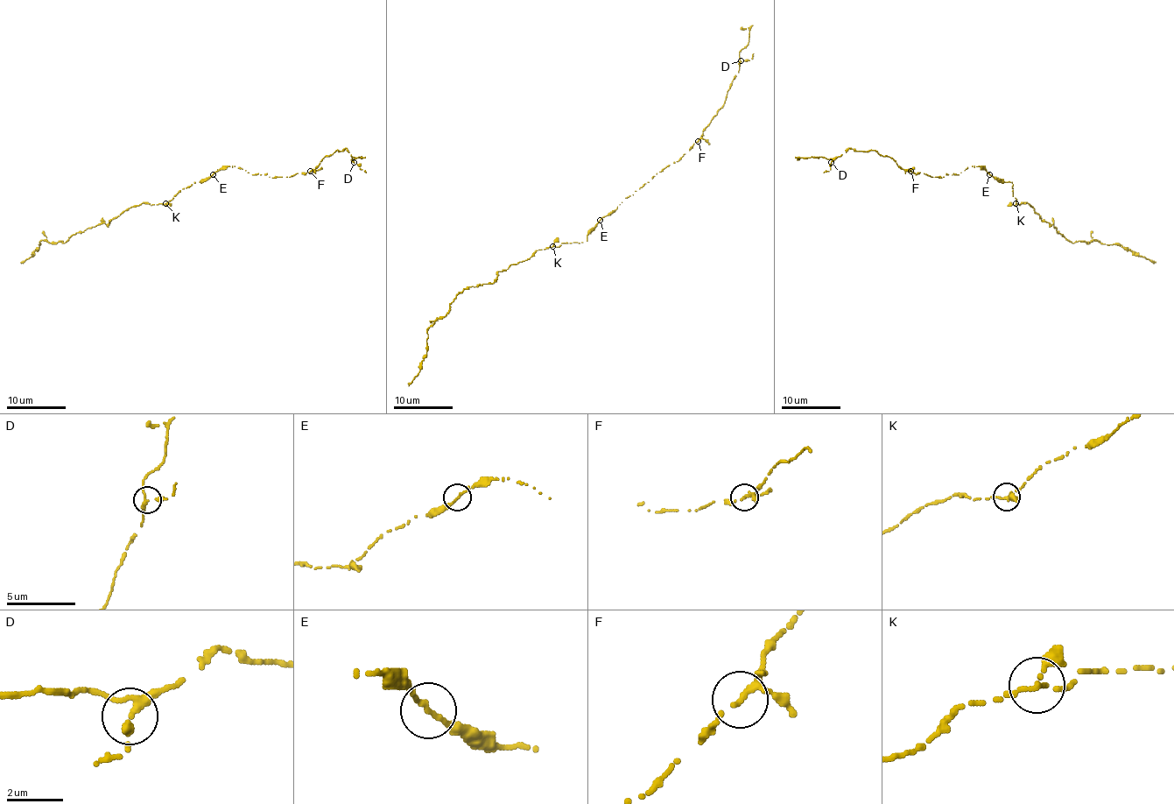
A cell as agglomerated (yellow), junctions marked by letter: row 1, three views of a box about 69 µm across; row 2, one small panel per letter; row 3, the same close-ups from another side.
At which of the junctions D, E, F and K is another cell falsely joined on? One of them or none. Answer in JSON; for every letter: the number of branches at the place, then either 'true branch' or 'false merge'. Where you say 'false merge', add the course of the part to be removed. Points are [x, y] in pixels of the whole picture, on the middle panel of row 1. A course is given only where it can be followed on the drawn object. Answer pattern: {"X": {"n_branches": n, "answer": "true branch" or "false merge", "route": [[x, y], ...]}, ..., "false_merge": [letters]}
{"D": {"n_branches": 3, "answer": "true branch"}, "E": {"n_branches": 2, "answer": "true branch"}, "F": {"n_branches": 3, "answer": "true branch"}, "K": {"n_branches": 3, "answer": "true branch"}, "false_merge": []}

